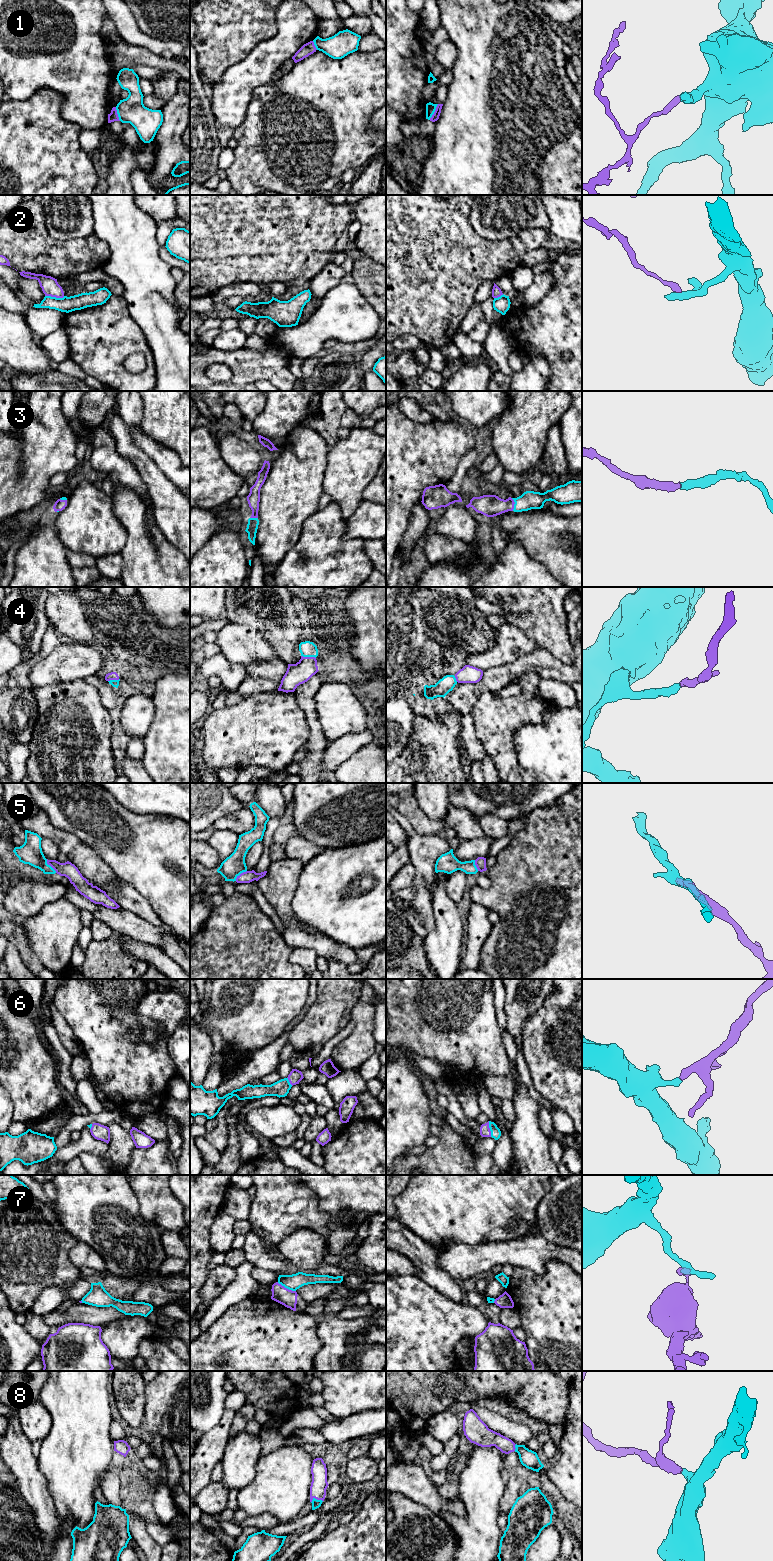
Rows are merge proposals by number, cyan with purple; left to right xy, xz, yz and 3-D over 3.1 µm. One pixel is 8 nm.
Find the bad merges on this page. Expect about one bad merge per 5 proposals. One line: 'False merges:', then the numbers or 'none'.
False merges: 1, 2, 7

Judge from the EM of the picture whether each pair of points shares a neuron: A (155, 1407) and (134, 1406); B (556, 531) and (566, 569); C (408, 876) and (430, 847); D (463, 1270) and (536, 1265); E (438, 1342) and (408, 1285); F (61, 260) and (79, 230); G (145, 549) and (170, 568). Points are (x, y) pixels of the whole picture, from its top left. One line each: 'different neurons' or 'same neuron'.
A: different neurons
B: same neuron
C: different neurons
D: same neuron
E: same neuron
F: different neurons
G: same neuron

